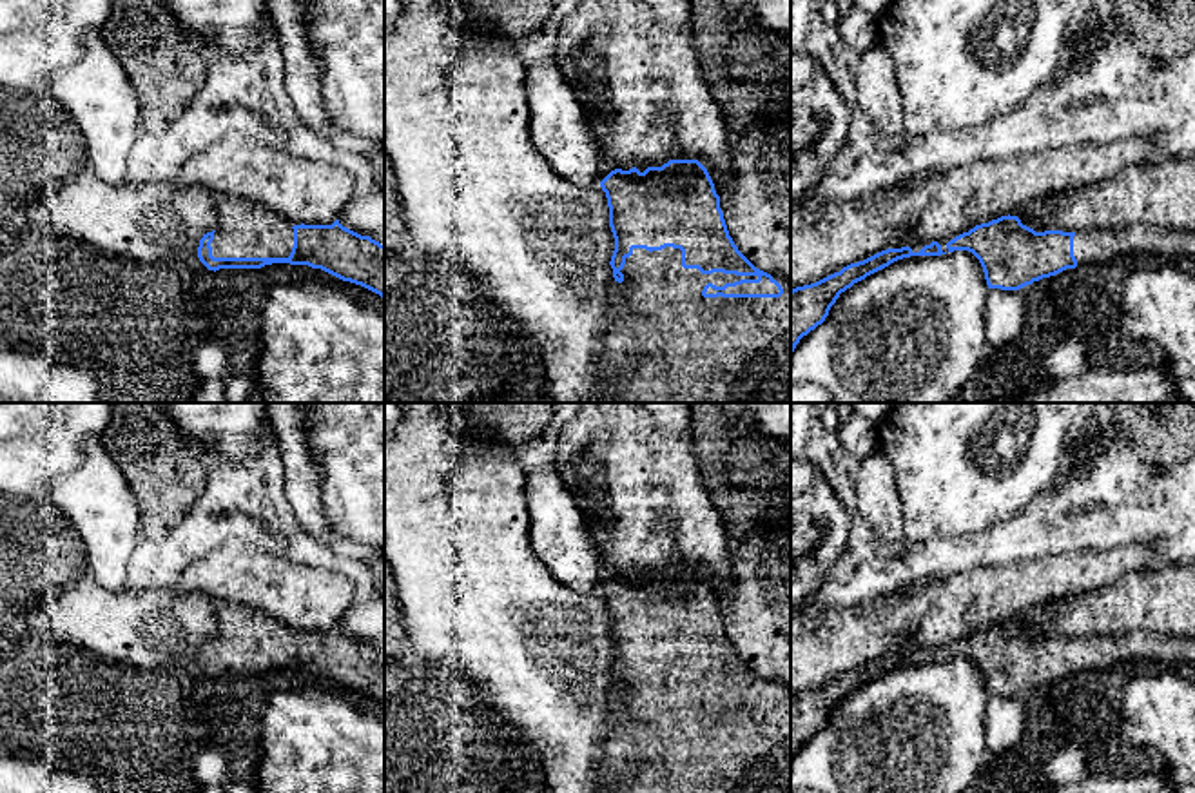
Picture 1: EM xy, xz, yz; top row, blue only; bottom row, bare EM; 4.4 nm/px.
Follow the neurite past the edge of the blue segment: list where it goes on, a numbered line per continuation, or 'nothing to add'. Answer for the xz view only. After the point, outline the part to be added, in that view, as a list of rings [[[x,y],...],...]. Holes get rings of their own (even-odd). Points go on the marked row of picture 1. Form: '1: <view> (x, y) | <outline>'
1: xz (666, 343) | [[[633,249],[620,270],[622,283],[613,285],[609,298],[609,328],[598,363],[600,399],[606,403],[791,403],[791,281],[772,276],[783,294],[780,298],[704,298],[707,283],[724,287],[758,276],[702,274],[682,267],[682,250]]]

